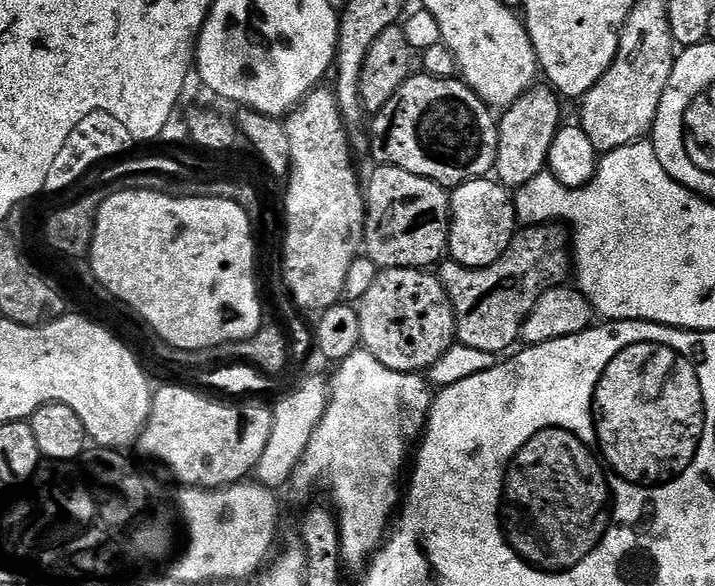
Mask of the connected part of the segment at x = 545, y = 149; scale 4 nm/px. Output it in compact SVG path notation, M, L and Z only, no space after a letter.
M533 86L527 92L523 92L510 107L503 109L498 120L500 133L494 176L509 190L521 188L526 182L530 182L530 178L547 169L550 146L554 142L557 130L562 127L561 97L551 87L540 87Z

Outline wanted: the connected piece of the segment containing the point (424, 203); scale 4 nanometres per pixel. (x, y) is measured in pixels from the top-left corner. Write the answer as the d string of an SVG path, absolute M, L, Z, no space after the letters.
M381 164L373 167L373 169L372 177L366 180L366 215L364 218L364 243L362 245L368 259L372 260L377 269L380 270L386 268L419 268L428 270L433 266L439 265L445 259L448 250L448 222L450 219L450 196L444 185L436 183L435 180L427 180L425 176L410 174L410 170L402 170L398 166Z

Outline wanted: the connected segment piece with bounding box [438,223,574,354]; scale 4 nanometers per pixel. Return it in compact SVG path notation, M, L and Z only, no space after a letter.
M551 223L521 227L506 254L485 268L463 268L455 262L441 263L438 279L456 315L456 340L474 346L474 350L497 354L515 349L522 326L530 310L534 310L534 302L542 298L547 288L563 285L567 276L569 279L573 264L565 229Z

